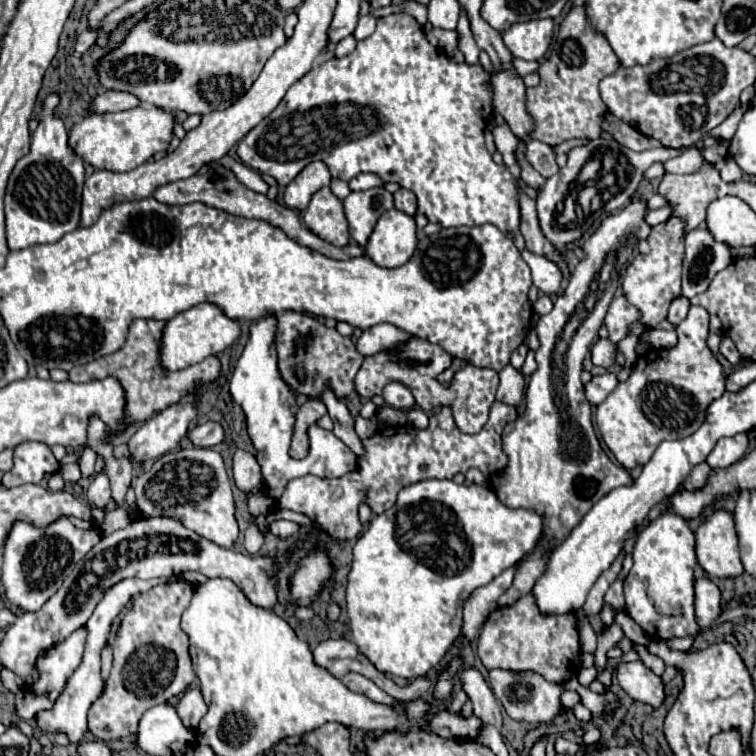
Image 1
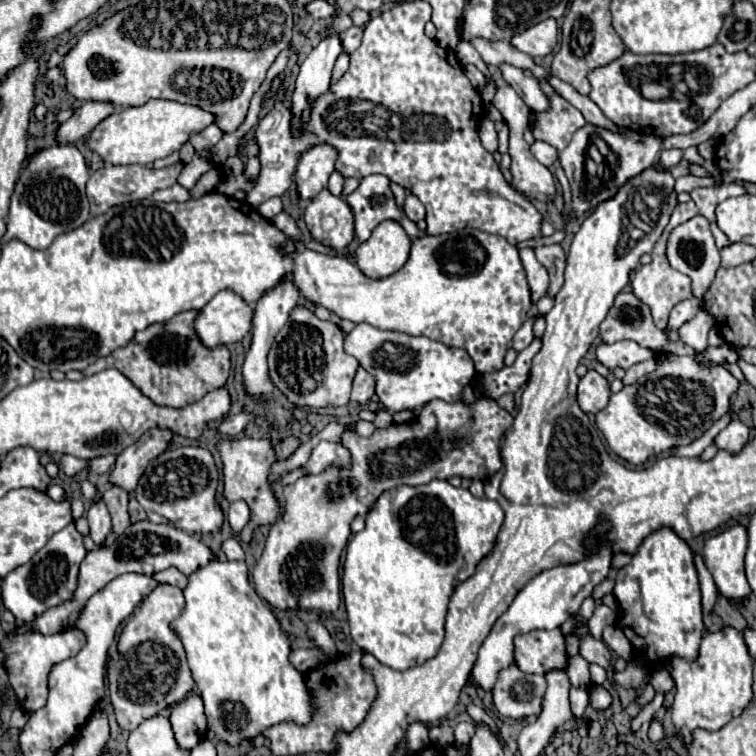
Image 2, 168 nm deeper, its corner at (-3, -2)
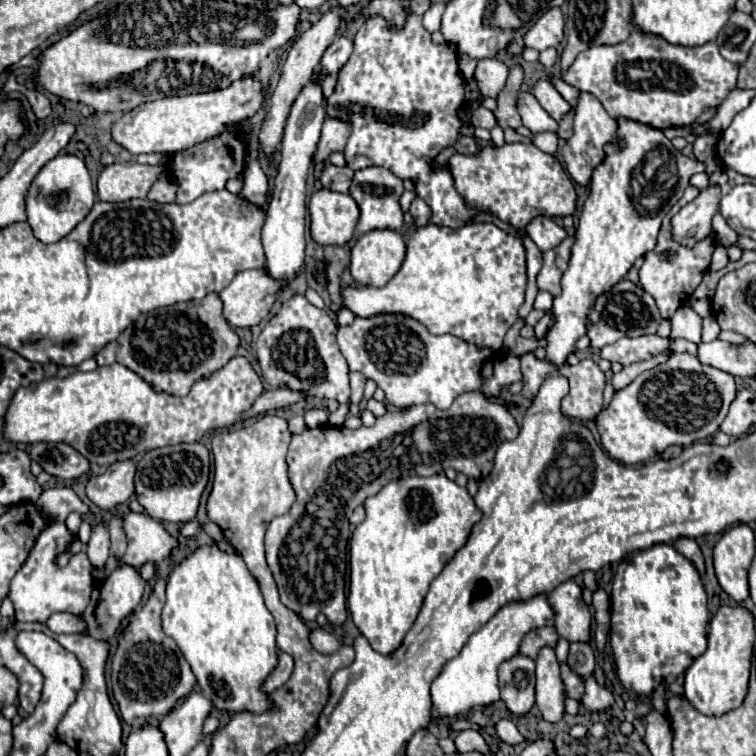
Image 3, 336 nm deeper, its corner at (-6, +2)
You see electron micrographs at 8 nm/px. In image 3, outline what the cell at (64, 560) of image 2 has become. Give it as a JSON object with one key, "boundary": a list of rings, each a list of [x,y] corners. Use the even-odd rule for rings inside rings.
{"boundary":[[[49,524],[45,532],[37,538],[27,562],[11,580],[11,590],[7,598],[15,606],[15,618],[23,622],[45,622],[53,612],[71,612],[83,614],[89,604],[89,596],[93,590],[91,578],[91,562],[87,560],[85,552],[77,552],[65,566],[59,566],[55,558],[63,552],[69,552],[75,534],[65,524]]]}

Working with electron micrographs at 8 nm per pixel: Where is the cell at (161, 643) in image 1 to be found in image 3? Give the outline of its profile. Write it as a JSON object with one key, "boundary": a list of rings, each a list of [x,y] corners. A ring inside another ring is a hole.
{"boundary":[[[159,578],[153,586],[153,594],[149,596],[149,600],[131,614],[131,620],[123,630],[117,654],[111,662],[113,696],[119,704],[119,712],[123,720],[133,728],[145,726],[149,718],[165,716],[177,704],[177,700],[185,698],[195,686],[195,676],[191,672],[191,666],[179,652],[175,640],[171,640],[171,636],[167,636],[161,628],[165,588],[167,588],[167,580]]]}

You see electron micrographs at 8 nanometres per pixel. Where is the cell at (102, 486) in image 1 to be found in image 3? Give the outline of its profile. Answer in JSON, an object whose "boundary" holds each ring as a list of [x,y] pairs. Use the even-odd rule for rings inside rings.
{"boundary":[[[99,520],[95,526],[93,526],[93,532],[91,532],[91,540],[87,544],[87,556],[91,560],[91,564],[95,568],[103,568],[107,558],[109,558],[109,530],[105,526],[103,520]]]}

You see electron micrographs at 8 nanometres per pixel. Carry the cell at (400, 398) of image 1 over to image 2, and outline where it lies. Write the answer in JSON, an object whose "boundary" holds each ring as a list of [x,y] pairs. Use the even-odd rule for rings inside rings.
{"boundary":[[[356,324],[356,328],[348,332],[344,336],[344,350],[374,376],[376,396],[390,412],[418,410],[434,399],[458,402],[462,398],[462,390],[476,376],[472,358],[460,348],[450,348],[426,336],[372,328],[370,324]]]}

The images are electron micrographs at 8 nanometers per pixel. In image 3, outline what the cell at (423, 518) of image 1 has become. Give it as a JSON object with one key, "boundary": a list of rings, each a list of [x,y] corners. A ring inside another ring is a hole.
{"boundary":[[[435,474],[429,478],[409,476],[401,480],[393,480],[375,496],[365,500],[365,520],[353,530],[349,542],[350,576],[349,576],[349,612],[359,628],[359,632],[369,640],[371,648],[379,654],[391,654],[399,644],[403,644],[403,636],[409,632],[411,624],[417,620],[419,608],[427,596],[427,588],[435,576],[445,568],[447,560],[463,548],[471,528],[481,520],[483,512],[473,502],[473,496],[445,474]]]}

